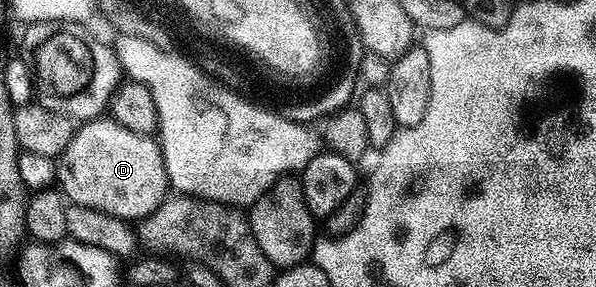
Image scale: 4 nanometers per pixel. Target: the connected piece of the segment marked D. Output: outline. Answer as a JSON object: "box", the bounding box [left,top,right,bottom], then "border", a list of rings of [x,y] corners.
{"box":[56,119,170,223],"border":[[[111,119],[85,121],[73,132],[70,143],[60,152],[57,160],[56,180],[59,192],[71,204],[93,208],[105,212],[108,216],[120,217],[127,223],[135,223],[141,217],[150,215],[170,193],[159,140],[152,135],[143,137],[134,131],[126,131],[126,127]]]}

